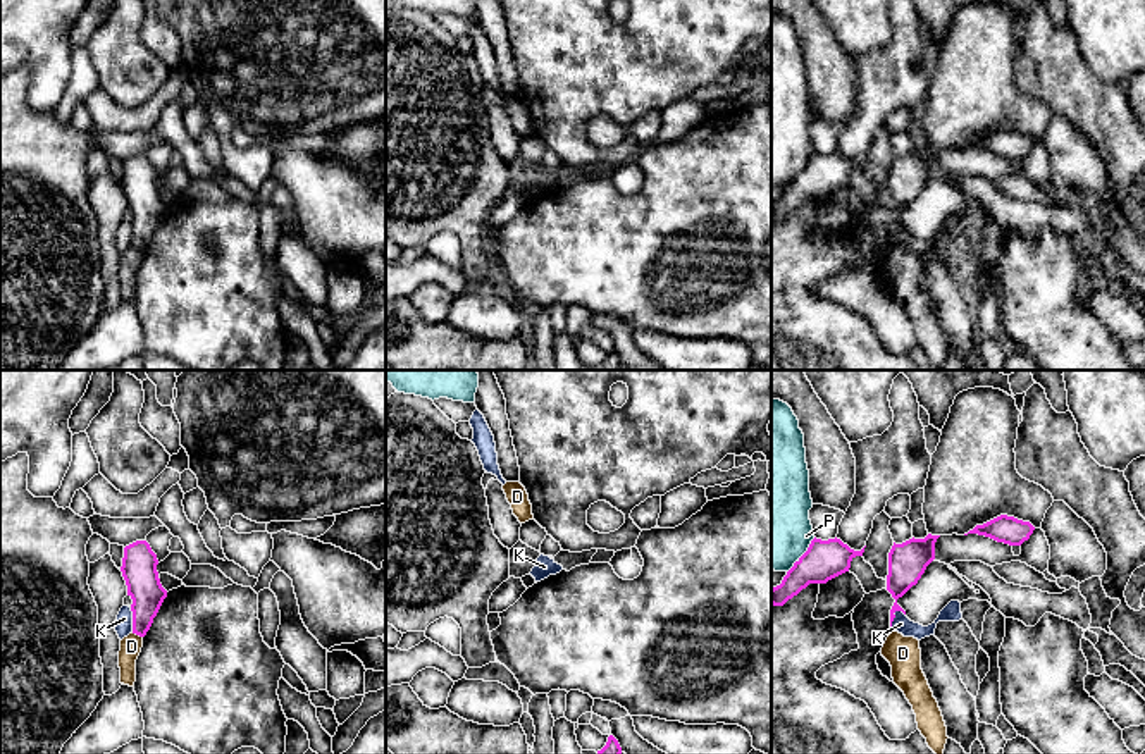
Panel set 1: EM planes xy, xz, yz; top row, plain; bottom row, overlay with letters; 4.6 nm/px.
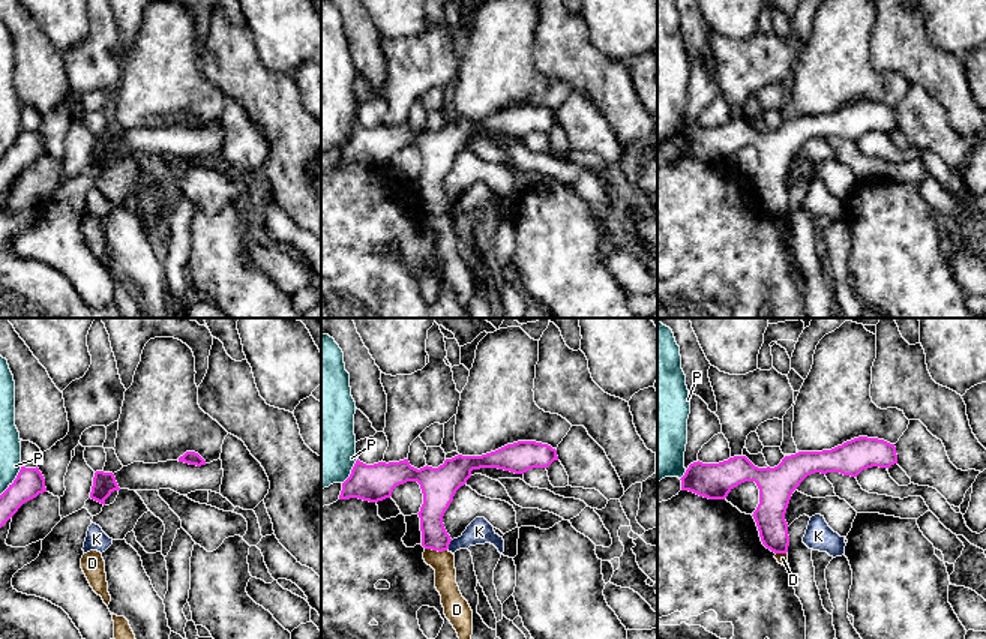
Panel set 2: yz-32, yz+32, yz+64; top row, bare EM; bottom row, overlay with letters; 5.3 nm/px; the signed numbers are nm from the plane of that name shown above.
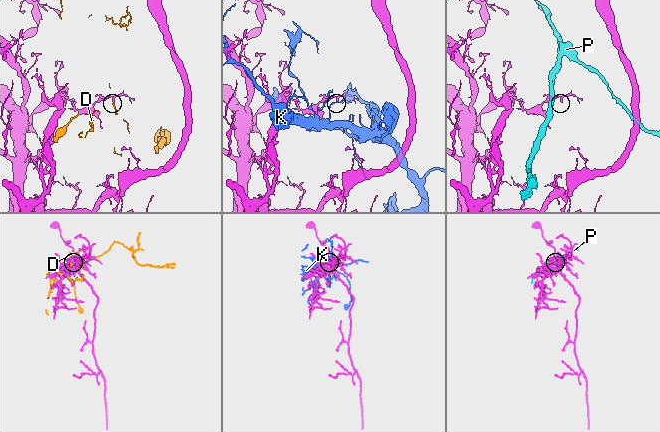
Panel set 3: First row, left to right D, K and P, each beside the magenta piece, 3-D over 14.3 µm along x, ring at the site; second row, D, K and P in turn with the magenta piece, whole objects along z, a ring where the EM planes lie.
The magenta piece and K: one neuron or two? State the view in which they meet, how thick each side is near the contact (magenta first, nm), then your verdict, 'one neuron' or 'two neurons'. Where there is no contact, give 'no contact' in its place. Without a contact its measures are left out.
yz | 170/90 nm | two neurons

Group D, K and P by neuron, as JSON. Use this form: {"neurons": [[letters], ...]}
{"neurons": [["D"], ["K"], ["P"]]}

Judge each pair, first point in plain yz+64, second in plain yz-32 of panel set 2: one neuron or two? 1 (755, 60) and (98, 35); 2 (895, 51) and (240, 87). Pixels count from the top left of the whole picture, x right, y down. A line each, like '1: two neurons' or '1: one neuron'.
1: one neuron
2: one neuron

